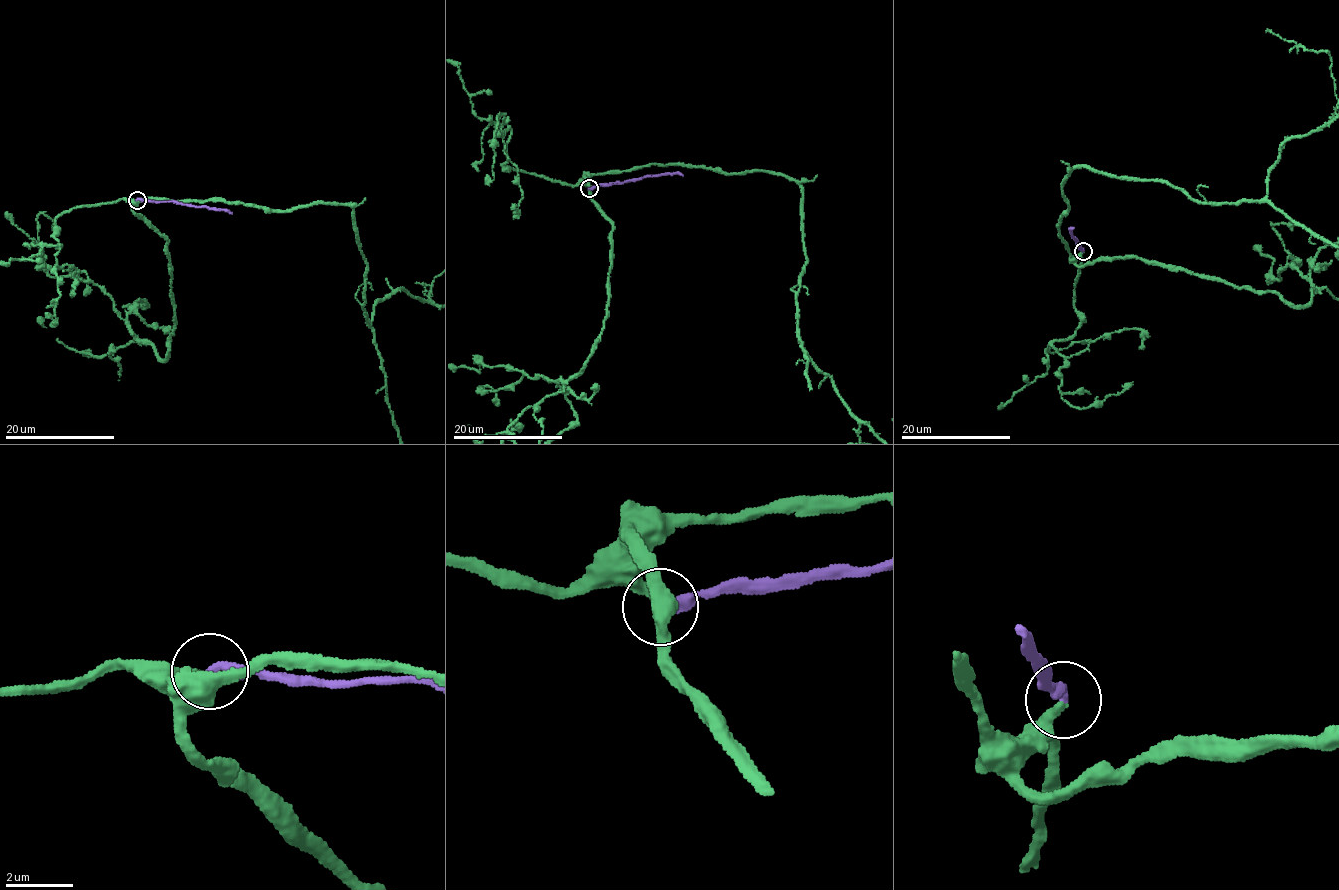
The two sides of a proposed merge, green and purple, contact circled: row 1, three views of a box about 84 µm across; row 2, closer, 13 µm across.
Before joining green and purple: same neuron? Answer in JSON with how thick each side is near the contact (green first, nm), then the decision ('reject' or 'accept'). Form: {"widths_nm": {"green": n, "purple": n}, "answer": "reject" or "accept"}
{"widths_nm": {"green": 300, "purple": 320}, "answer": "reject"}

